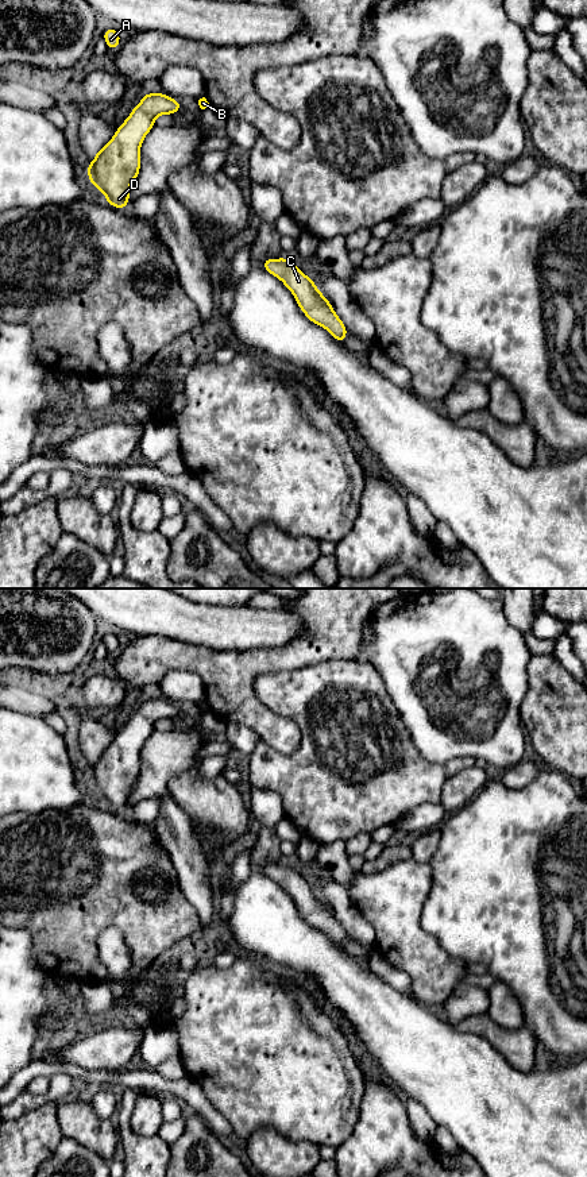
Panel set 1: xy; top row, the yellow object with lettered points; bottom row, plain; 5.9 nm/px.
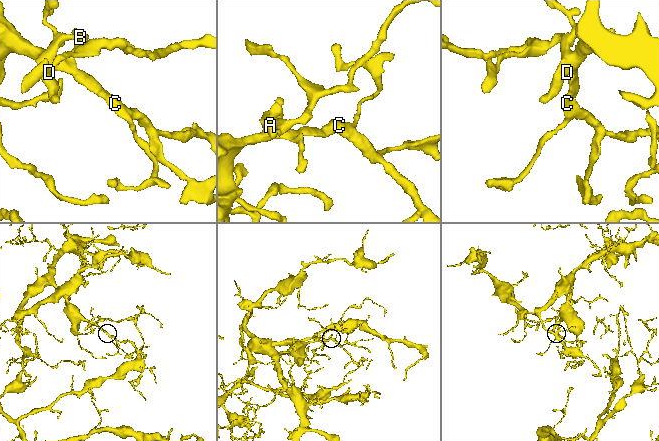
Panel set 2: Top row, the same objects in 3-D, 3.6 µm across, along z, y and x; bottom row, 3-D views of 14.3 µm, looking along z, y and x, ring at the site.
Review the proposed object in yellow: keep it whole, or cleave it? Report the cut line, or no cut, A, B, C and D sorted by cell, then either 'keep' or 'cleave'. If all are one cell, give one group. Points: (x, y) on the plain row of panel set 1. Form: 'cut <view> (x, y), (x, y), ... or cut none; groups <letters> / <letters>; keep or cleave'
cut none; groups A B C D; keep

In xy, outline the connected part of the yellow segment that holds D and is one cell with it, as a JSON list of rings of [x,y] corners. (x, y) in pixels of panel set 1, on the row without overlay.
[[[146,698],[112,744],[97,756],[86,773],[89,786],[115,813],[124,814],[130,806],[131,788],[140,775],[143,744],[159,719],[173,719],[182,710],[165,698]]]

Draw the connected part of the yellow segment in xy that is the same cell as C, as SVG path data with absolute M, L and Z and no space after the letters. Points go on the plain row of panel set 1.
M286 863L264 864L263 871L293 898L296 907L312 927L325 933L337 946L344 946L348 939L345 930L310 881Z

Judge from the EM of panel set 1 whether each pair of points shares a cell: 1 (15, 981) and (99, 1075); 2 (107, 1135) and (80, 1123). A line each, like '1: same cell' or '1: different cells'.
1: different cells
2: same cell

